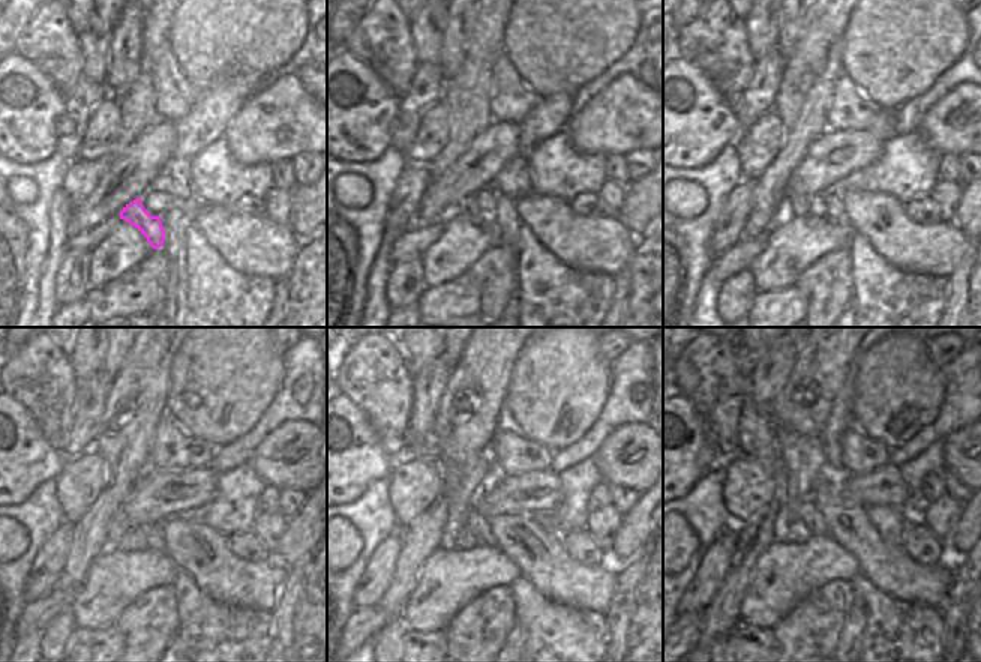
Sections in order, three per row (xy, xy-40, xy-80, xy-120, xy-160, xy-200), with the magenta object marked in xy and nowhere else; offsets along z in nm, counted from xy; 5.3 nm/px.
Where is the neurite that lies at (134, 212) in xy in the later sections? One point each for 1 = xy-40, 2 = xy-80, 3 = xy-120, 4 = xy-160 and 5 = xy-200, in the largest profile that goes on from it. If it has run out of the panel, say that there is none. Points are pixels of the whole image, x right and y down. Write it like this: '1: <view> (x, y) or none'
1: xy-40 (467, 207)
2: xy-80 (795, 204)
3: xy-120 (119, 524)
4: xy-160 (462, 484)
5: xy-200 (801, 457)

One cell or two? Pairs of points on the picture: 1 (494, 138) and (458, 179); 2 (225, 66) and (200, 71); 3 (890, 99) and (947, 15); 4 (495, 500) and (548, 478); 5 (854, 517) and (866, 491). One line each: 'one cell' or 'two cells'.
1: one cell
2: one cell
3: one cell
4: one cell
5: two cells

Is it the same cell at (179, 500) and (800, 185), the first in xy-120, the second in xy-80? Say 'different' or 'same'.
same

